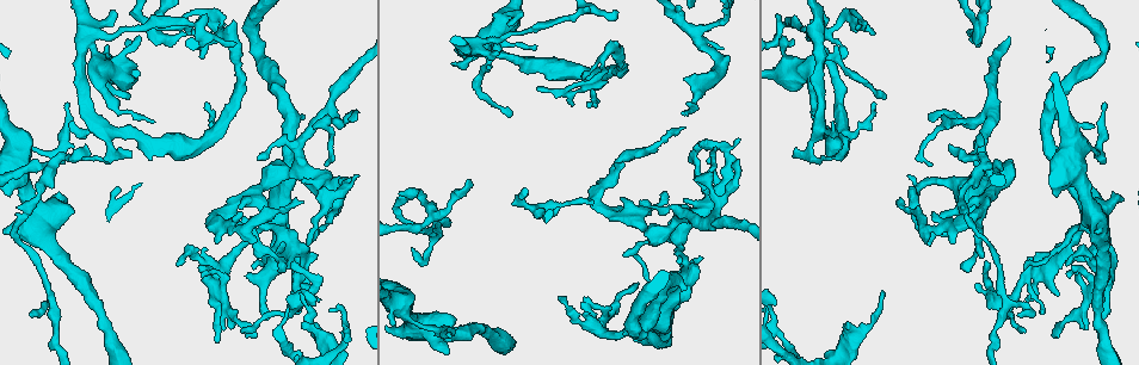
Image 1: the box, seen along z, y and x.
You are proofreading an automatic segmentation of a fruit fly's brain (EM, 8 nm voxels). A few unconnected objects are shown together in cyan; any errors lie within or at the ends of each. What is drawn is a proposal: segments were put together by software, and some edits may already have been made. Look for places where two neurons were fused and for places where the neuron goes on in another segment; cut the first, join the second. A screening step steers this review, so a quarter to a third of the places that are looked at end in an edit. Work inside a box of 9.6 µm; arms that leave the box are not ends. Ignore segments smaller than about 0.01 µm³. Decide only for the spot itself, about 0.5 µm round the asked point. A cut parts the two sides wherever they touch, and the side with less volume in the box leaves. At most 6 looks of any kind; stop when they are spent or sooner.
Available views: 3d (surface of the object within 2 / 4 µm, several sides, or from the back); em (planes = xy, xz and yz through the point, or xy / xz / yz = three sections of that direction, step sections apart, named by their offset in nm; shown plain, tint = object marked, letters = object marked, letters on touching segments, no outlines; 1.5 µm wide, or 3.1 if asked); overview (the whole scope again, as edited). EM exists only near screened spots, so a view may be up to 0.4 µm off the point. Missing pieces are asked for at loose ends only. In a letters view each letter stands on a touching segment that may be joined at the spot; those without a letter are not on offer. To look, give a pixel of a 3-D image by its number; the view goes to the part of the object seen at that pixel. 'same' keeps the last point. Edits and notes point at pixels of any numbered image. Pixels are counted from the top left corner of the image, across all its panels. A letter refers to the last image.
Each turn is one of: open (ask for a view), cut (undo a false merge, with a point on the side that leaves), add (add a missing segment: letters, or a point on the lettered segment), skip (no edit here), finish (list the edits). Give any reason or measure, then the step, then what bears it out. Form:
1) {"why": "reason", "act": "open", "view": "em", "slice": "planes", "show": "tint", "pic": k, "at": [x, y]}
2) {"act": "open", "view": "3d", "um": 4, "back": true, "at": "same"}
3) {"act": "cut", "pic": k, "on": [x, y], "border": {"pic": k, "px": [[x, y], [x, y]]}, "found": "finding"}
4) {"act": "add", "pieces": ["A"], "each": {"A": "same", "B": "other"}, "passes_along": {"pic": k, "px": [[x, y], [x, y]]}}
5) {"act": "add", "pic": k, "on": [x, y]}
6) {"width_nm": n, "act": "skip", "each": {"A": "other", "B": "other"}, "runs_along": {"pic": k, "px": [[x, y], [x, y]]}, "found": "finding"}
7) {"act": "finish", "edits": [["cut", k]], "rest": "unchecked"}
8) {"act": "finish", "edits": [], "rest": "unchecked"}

{"why": "thick turns thin", "act": "open", "view": "3d", "um": 2, "pic": 1, "at": [574, 315]}

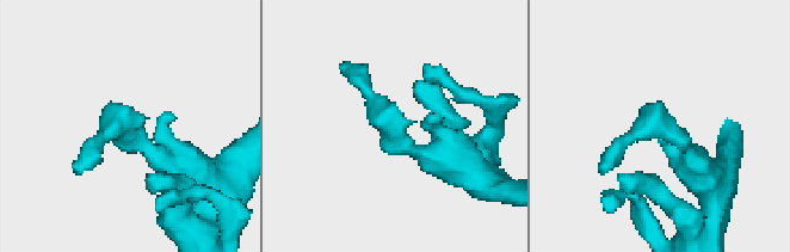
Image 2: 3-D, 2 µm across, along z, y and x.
{"why": "need the tissue", "act": "open", "view": "em", "slice": "xz", "step": 4, "show": "tint", "pic": 2, "at": [127, 129]}

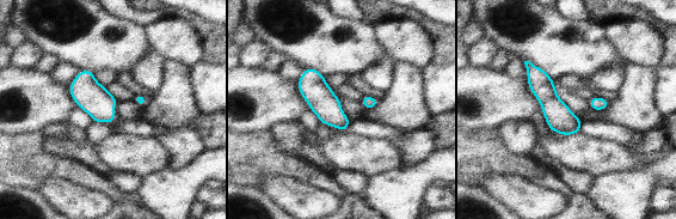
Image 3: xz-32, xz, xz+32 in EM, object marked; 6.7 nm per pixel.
{"act": "open", "view": "em", "slice": "planes", "show": "letters", "at": "same"}

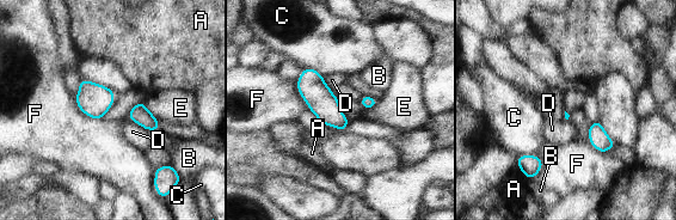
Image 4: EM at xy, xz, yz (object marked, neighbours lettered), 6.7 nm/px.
{"act": "skip", "each": {"A": "other", "B": "other", "C": "other", "D": "other", "E": "other", "F": "other"}, "border": {"pic": 4, "px": [[74, 99], [85, 114], [100, 118]]}, "found": "all the same neuron"}

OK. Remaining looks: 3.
{"why": "free end", "act": "open", "view": "em", "slice": "planes", "show": "letters", "pic": 1, "at": [449, 349]}

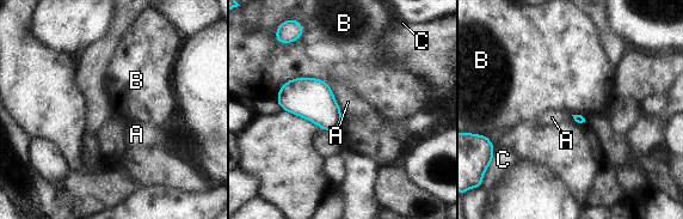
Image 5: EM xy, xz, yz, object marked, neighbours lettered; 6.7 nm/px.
{"act": "skip", "each": {"A": "other", "B": "other", "C": "other"}, "found": "none of them fits"}

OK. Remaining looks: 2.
{"act": "finish", "edits": [], "rest": "unchecked"}

